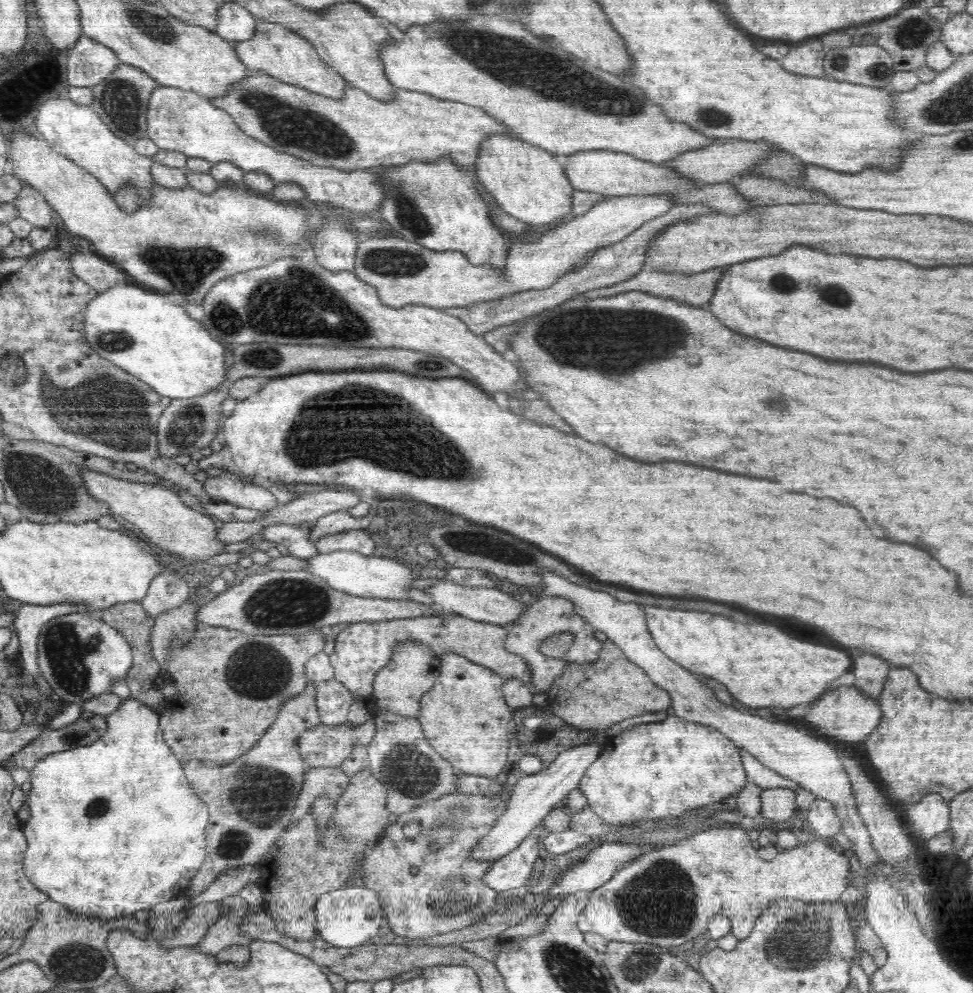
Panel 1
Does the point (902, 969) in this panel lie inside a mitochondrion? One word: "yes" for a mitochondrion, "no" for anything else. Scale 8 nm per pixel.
no

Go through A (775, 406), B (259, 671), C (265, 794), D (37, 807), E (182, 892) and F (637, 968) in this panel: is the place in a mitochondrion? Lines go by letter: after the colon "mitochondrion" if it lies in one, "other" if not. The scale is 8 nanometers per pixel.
A: mitochondrion
B: mitochondrion
C: mitochondrion
D: other
E: other
F: mitochondrion

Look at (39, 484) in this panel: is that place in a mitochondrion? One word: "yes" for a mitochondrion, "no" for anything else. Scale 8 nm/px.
yes

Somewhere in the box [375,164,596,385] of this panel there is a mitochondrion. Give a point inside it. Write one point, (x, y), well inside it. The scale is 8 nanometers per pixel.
(409, 216)

